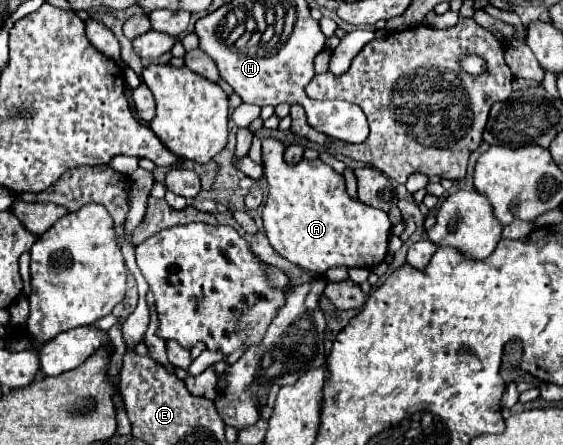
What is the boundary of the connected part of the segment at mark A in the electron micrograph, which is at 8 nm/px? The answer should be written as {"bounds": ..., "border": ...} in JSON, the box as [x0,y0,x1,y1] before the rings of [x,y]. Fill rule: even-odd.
{"bounds":[263,138,391,274],"border":[[[275,138],[263,140],[263,168],[269,182],[269,198],[263,206],[263,226],[275,252],[279,252],[289,262],[317,274],[323,274],[325,270],[335,266],[373,268],[381,264],[387,256],[387,244],[391,236],[391,222],[387,212],[371,208],[351,198],[345,190],[343,174],[335,172],[321,160],[303,160],[295,166],[287,166],[283,162],[283,150],[285,146],[279,140]]]}

